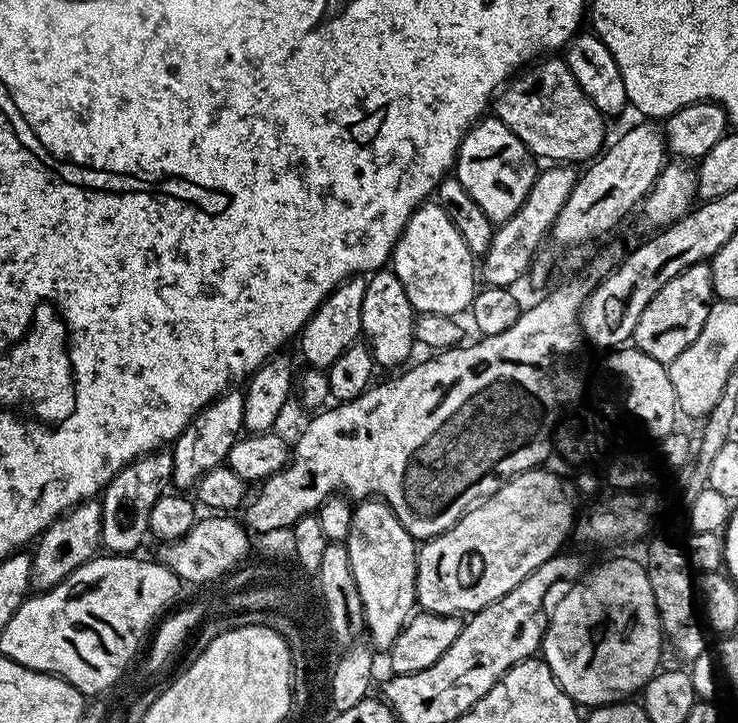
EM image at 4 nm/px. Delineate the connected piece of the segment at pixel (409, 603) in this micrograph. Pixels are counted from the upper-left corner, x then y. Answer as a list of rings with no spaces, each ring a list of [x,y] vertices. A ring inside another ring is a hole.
[[[369,498],[353,507],[346,547],[350,569],[361,595],[367,639],[372,639],[370,644],[373,649],[391,649],[417,607],[417,541],[404,529],[402,522],[398,522],[394,510],[390,510],[385,500]]]

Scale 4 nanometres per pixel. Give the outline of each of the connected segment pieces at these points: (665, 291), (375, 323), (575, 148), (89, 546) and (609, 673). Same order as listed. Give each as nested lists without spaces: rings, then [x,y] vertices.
[[[705,262],[690,266],[672,278],[650,298],[646,310],[642,310],[642,318],[638,318],[638,326],[634,326],[631,343],[645,352],[650,358],[665,366],[672,364],[682,350],[686,350],[702,334],[702,326],[706,326],[706,318],[714,303],[712,291],[712,266]]]
[[[377,270],[367,277],[367,281],[366,294],[362,298],[360,331],[368,349],[372,351],[372,357],[381,369],[396,367],[399,369],[409,363],[408,355],[412,352],[412,346],[417,343],[415,336],[417,313],[412,309],[402,282],[392,270]]]
[[[564,58],[541,59],[509,80],[495,97],[494,116],[510,128],[533,156],[548,160],[544,162],[591,162],[606,147],[606,118],[586,98]]]
[[[93,498],[81,500],[69,512],[56,517],[56,521],[45,532],[41,532],[31,549],[32,569],[30,584],[36,592],[49,592],[58,582],[62,582],[78,566],[95,560],[102,545],[102,506]]]
[[[608,560],[605,564],[600,564],[596,569],[589,571],[587,575],[581,579],[579,584],[575,584],[570,590],[570,594],[566,594],[566,598],[562,598],[562,602],[556,604],[556,608],[548,618],[548,629],[544,635],[544,643],[542,645],[542,659],[550,666],[550,670],[554,674],[556,681],[562,686],[568,697],[576,701],[577,705],[585,706],[603,706],[613,703],[614,698],[628,698],[631,692],[639,693],[650,682],[653,676],[661,667],[660,651],[664,648],[664,639],[666,633],[662,629],[659,618],[658,606],[655,604],[654,592],[651,590],[650,578],[647,576],[645,565],[639,560]]]

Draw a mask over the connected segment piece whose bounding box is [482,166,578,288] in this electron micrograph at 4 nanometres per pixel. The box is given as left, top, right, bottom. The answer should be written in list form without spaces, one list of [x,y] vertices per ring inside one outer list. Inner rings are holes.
[[[548,166],[537,175],[534,186],[522,202],[518,214],[505,224],[496,228],[494,238],[490,242],[490,250],[482,257],[482,280],[485,285],[494,288],[512,288],[520,279],[529,275],[533,260],[536,259],[540,248],[549,239],[552,223],[558,218],[562,206],[566,206],[566,198],[574,190],[577,169],[572,166]],[[484,263],[484,266],[483,266]],[[484,268],[484,270],[483,270]]]

